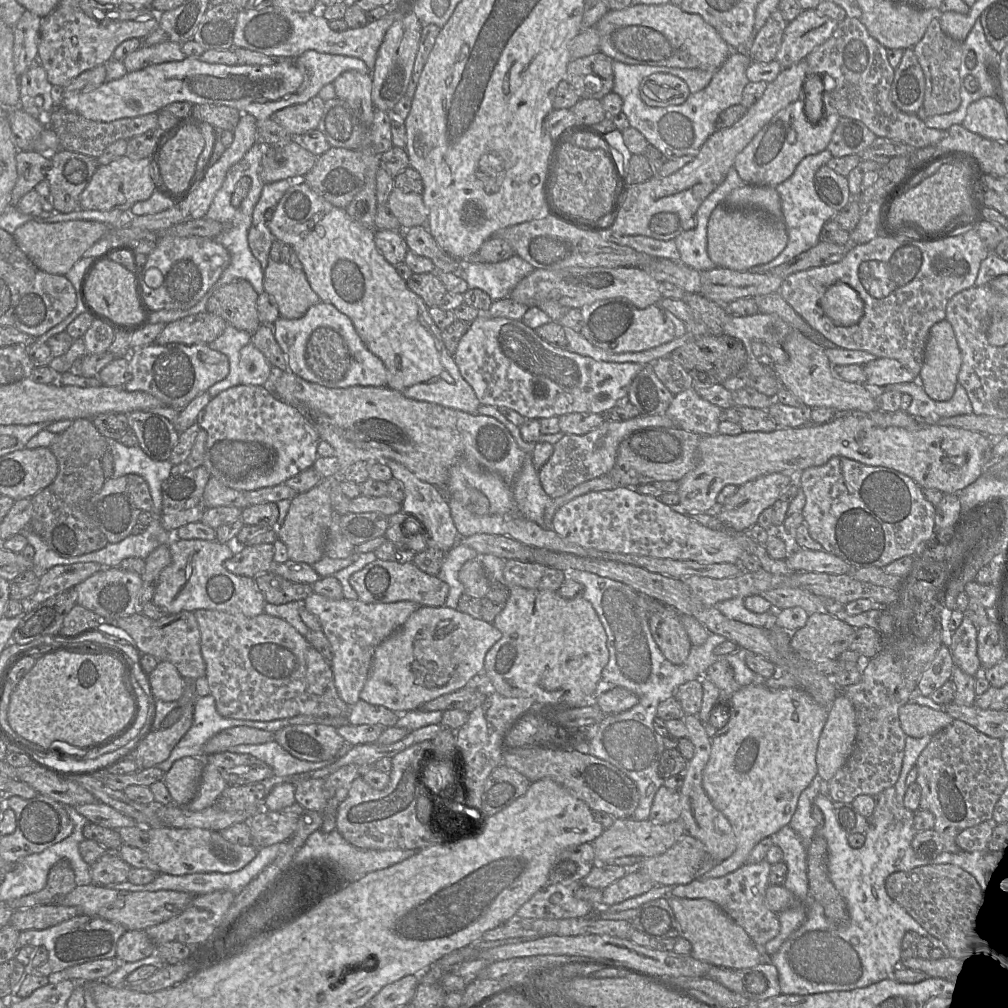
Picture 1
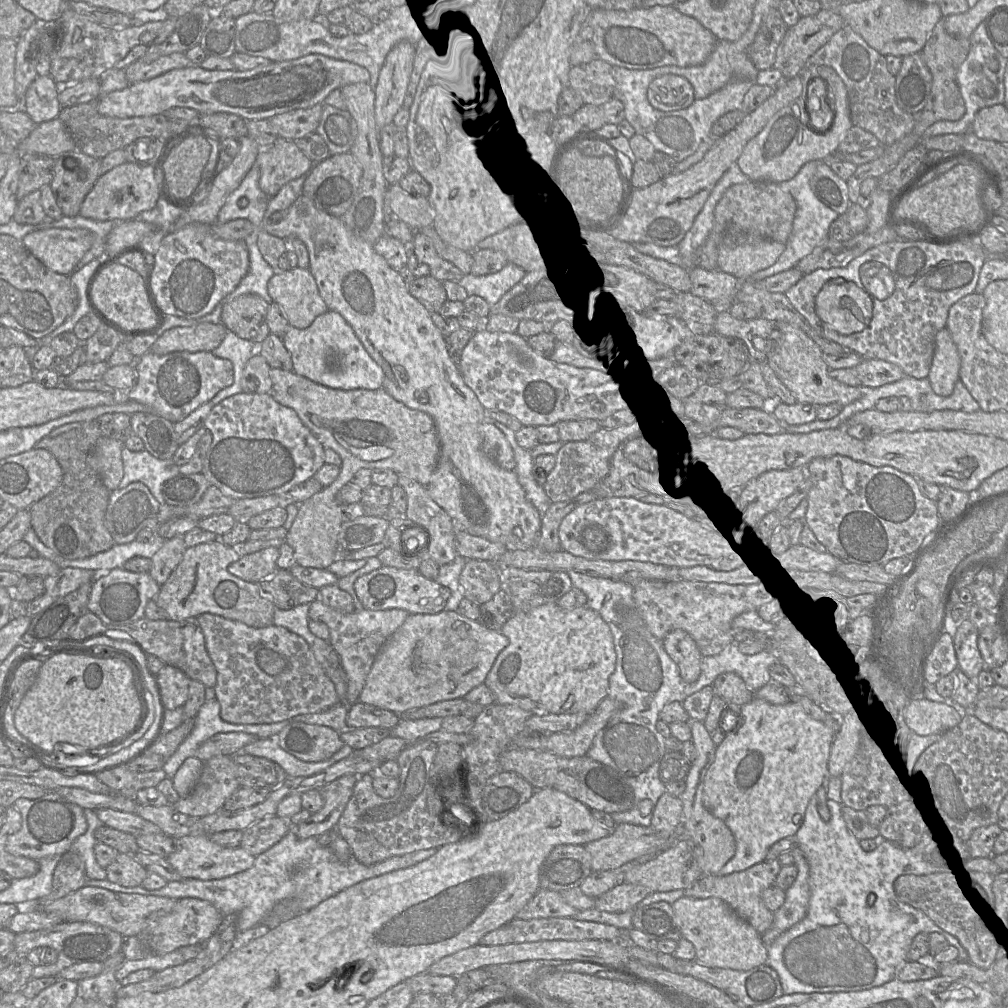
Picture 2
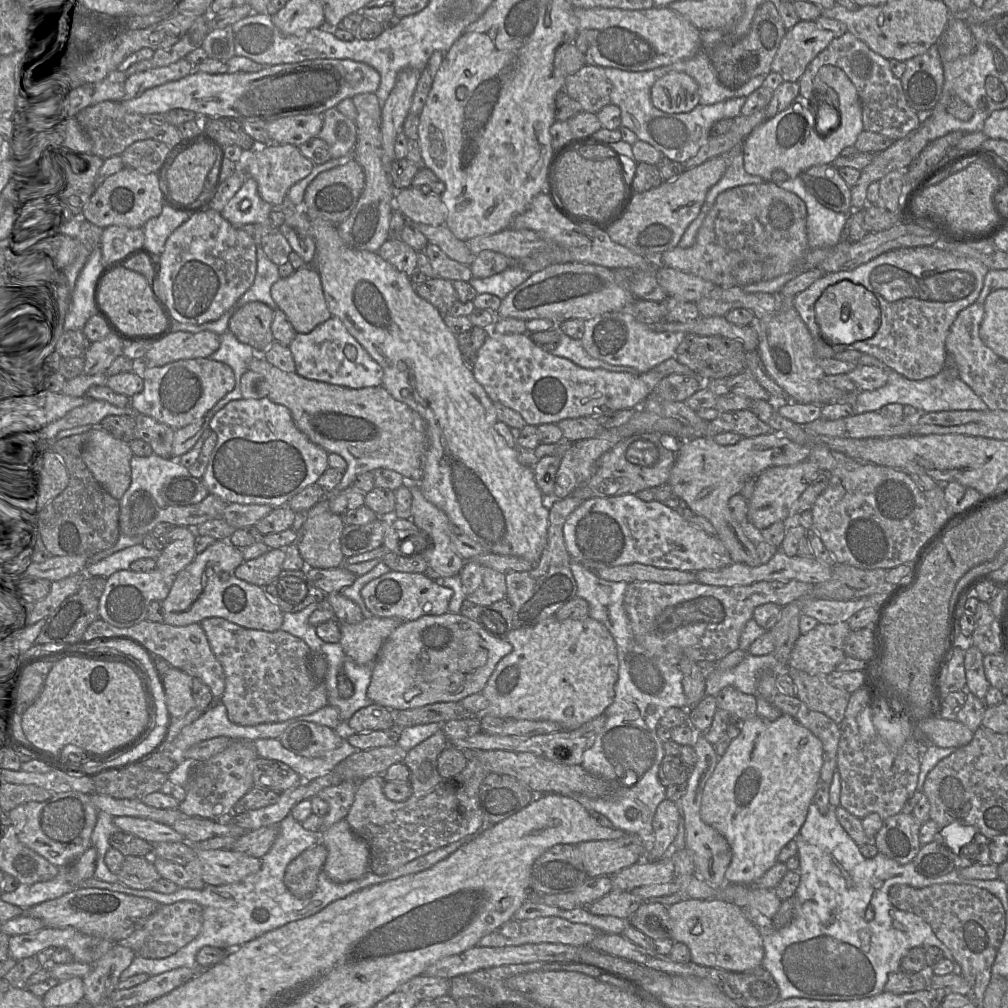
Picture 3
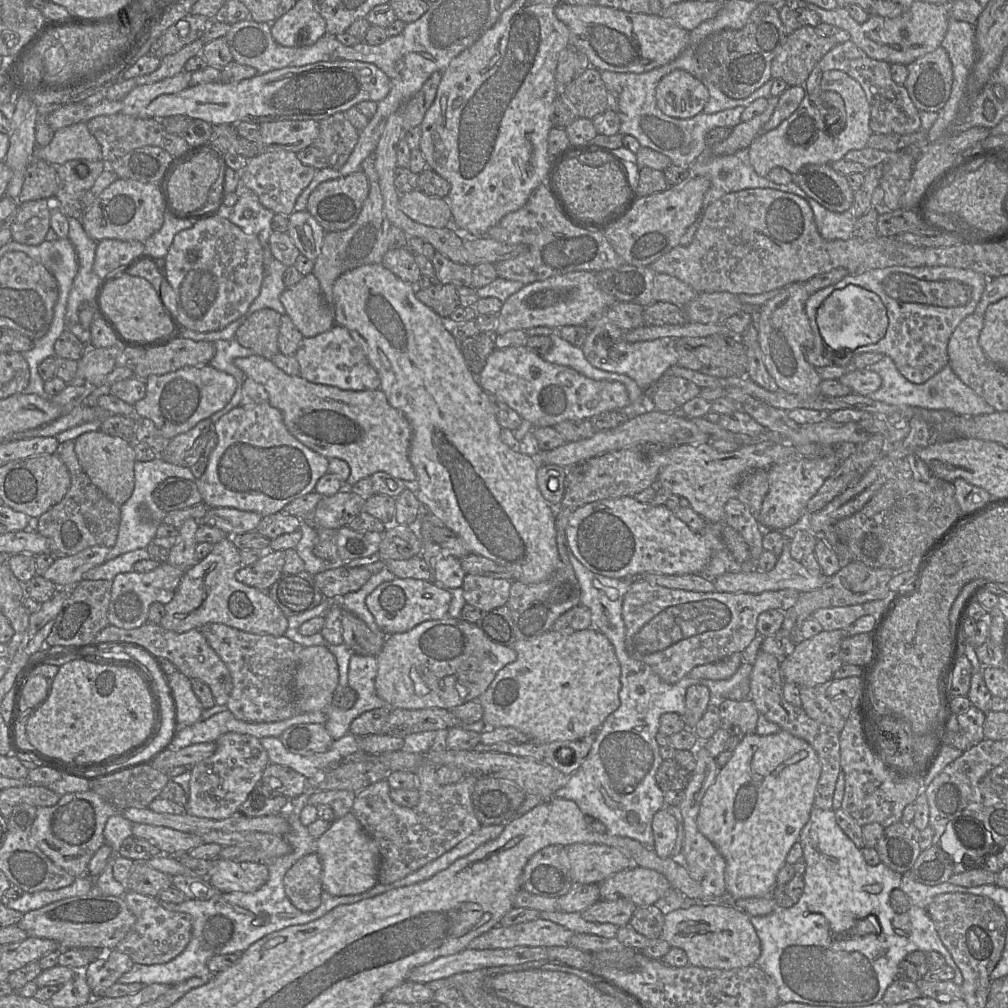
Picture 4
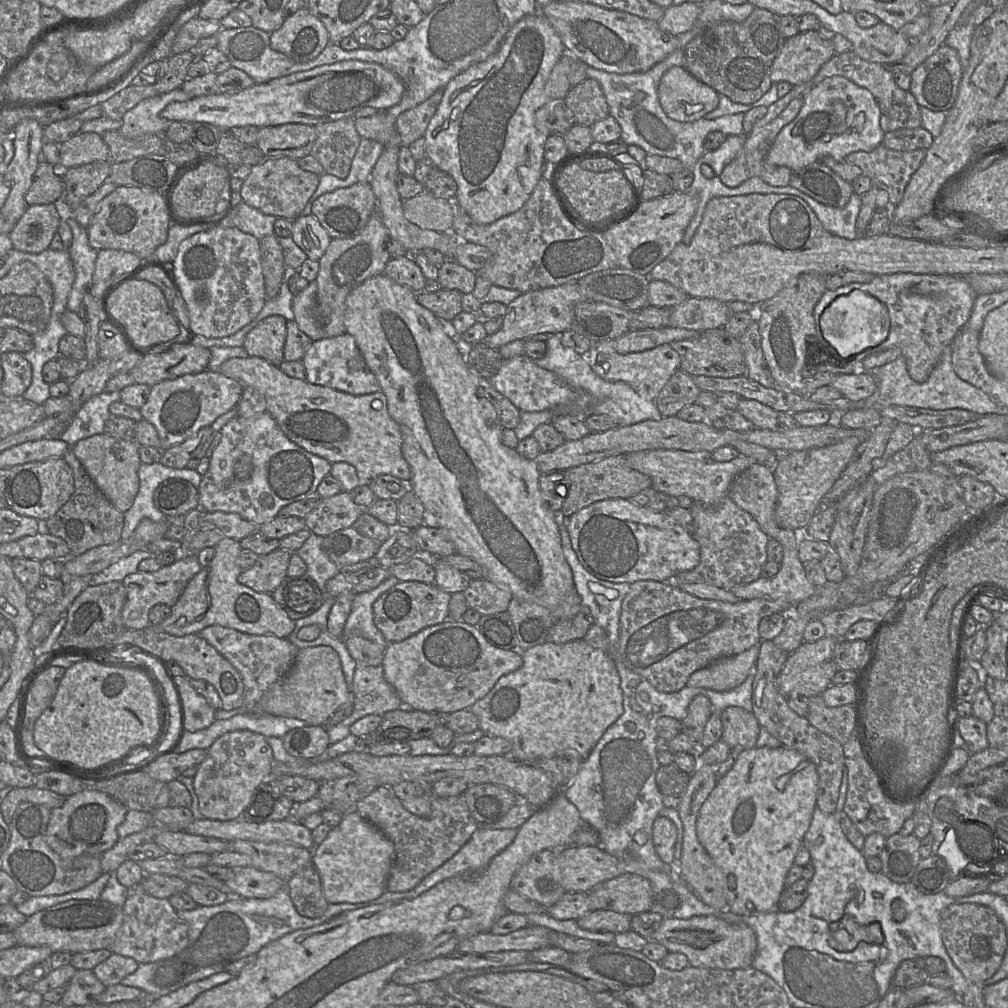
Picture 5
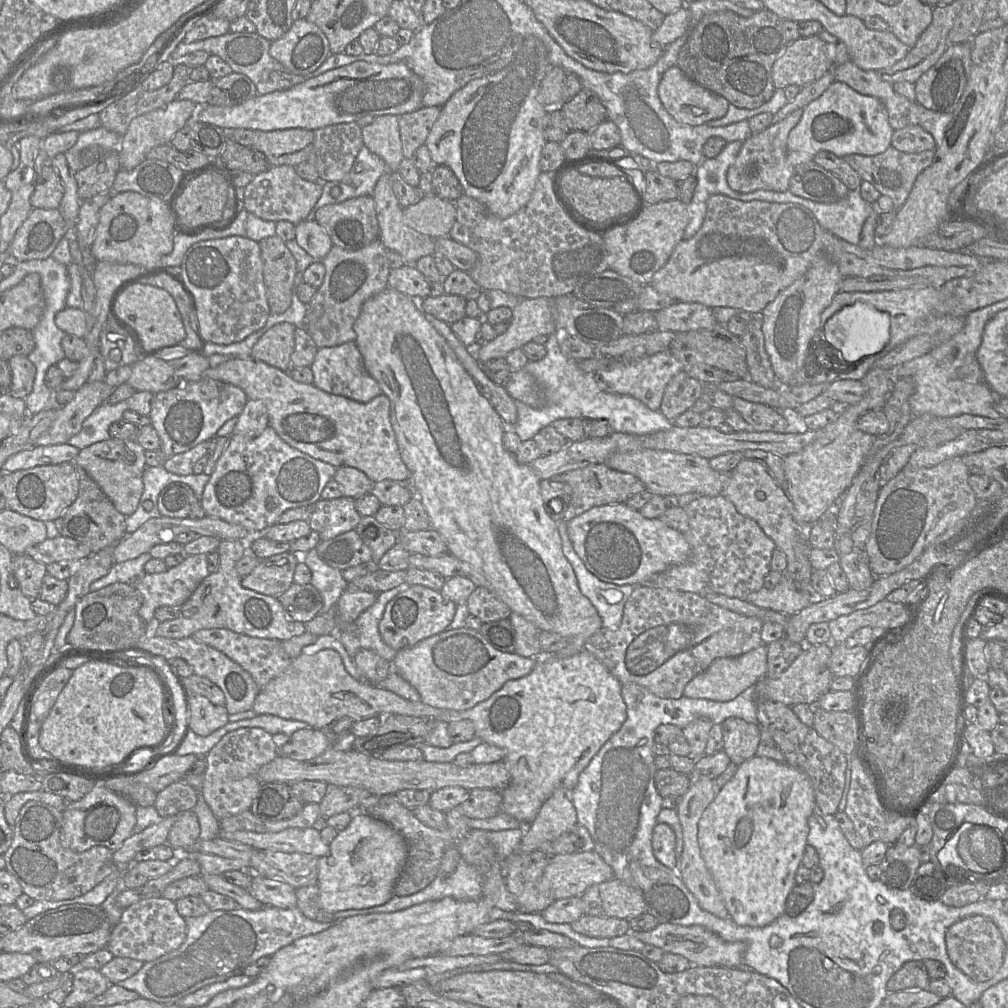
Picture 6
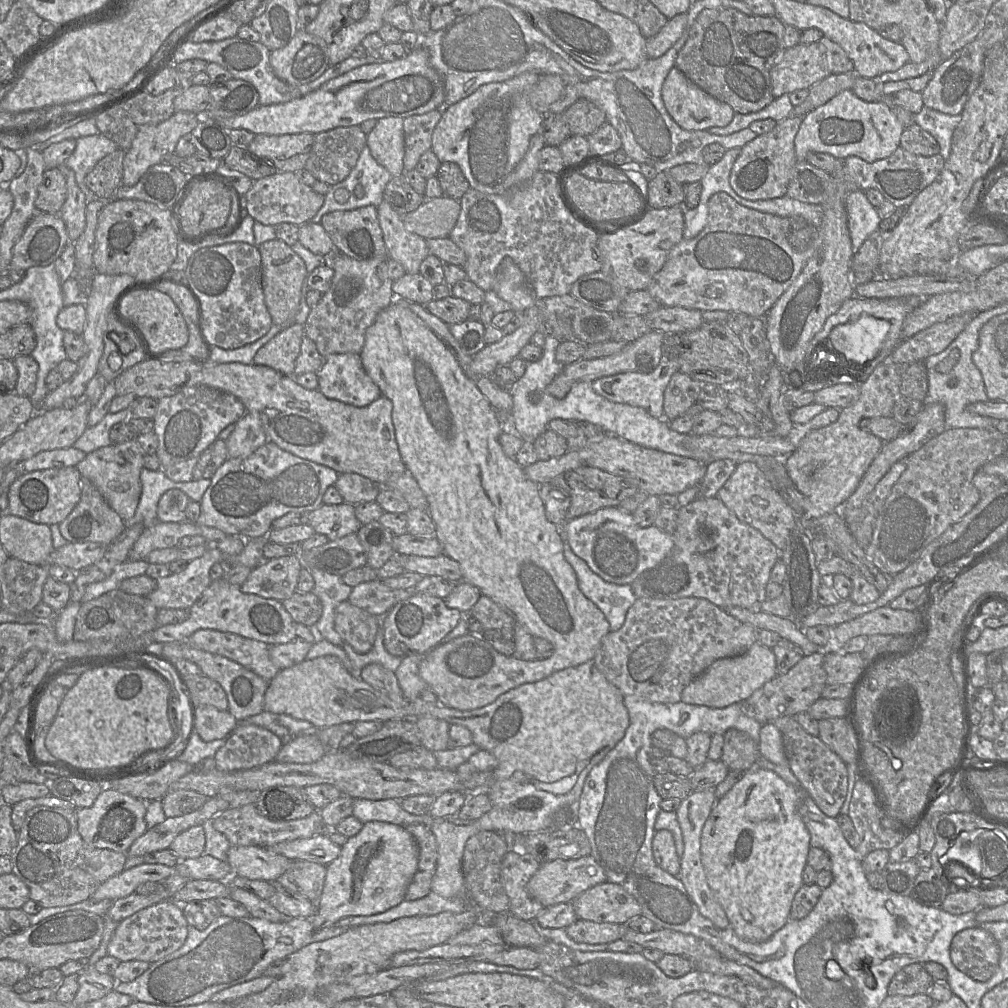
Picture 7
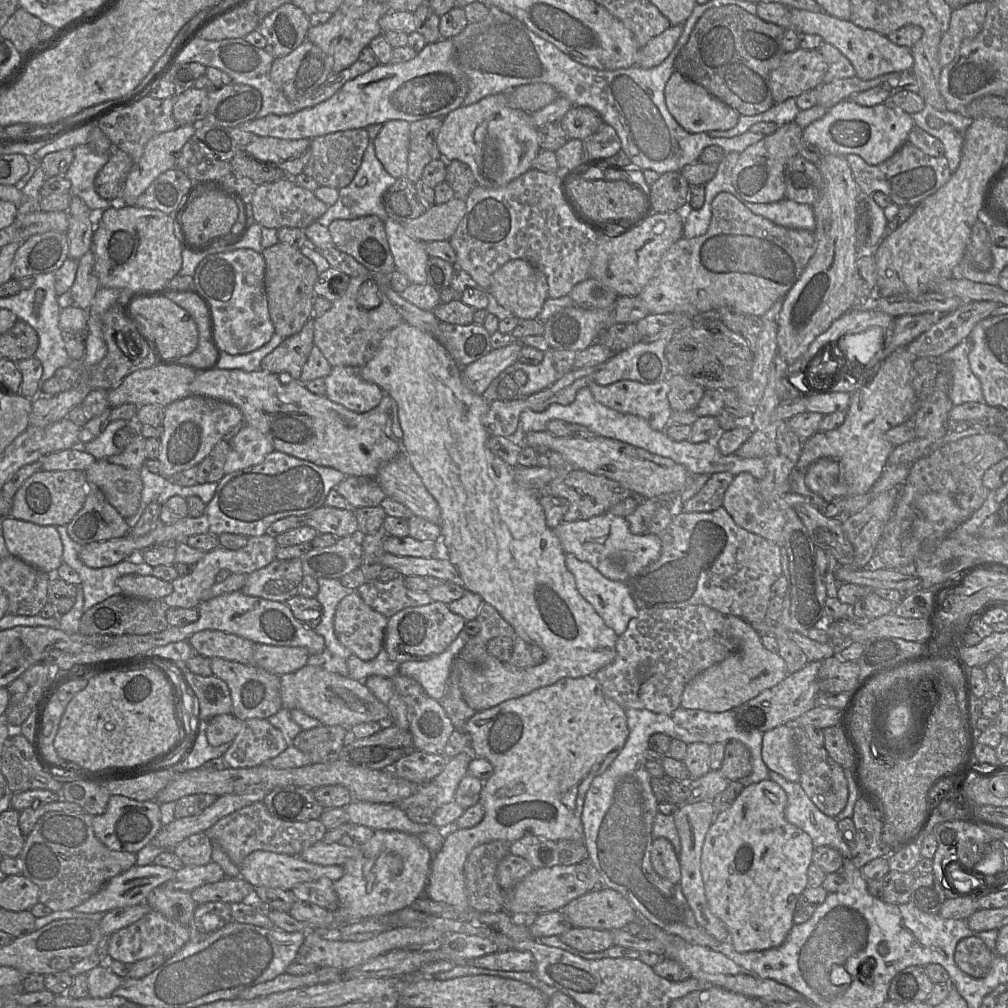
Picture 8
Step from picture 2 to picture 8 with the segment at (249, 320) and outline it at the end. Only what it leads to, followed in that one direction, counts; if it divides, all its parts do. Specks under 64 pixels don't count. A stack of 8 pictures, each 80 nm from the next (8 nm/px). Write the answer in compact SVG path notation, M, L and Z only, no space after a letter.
M311 318L297 334L285 338L261 361L261 369L279 375L289 374L299 380L311 349L314 346L314 324Z

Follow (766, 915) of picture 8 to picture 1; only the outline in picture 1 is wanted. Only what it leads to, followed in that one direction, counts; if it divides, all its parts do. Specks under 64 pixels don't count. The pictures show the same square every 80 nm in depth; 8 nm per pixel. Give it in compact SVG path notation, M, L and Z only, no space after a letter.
M763 682L752 683L742 686L730 697L730 718L728 723L721 729L717 730L711 737L711 754L710 758L702 772L702 786L713 806L719 810L730 822L733 832L736 836L736 851L726 860L717 863L713 868L707 871L697 880L706 880L726 876L736 871L743 865L747 864L748 857L757 843L765 838L770 837L782 827L789 825L793 814L796 811L800 794L805 790L817 775L816 754L821 732L825 726L828 716L828 709L817 703L810 694L799 687L770 689Z

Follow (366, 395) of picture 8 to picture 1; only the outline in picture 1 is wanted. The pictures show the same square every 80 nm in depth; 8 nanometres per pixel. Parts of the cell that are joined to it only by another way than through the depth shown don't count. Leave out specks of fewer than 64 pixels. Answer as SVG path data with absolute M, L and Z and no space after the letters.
M320 301L299 319L279 317L271 328L287 359L288 370L308 382L328 388L387 385L383 361L367 348L351 319L332 304Z

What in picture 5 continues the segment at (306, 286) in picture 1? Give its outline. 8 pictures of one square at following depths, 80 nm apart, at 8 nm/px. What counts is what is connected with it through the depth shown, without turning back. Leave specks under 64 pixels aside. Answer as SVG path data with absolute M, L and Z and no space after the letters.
M311 281L305 289L294 295L292 310L294 321L299 329L312 341L324 338L324 333L317 317L316 309L317 283Z

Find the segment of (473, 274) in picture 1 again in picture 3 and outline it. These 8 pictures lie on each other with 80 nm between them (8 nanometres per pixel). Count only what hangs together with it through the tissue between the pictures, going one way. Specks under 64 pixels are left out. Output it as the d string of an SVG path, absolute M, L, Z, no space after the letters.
M509 266L487 278L472 277L468 282L478 294L492 294L504 299L512 290L526 281L532 273L516 266Z

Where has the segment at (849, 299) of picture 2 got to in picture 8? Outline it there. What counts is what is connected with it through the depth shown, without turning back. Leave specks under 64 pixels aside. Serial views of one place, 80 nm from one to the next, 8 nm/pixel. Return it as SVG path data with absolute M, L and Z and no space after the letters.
M873 326L856 334L844 335L835 345L833 345L833 347L836 346L839 348L849 361L856 362L856 364L859 361L862 366L865 366L874 358L883 343L883 339L883 329L879 326Z

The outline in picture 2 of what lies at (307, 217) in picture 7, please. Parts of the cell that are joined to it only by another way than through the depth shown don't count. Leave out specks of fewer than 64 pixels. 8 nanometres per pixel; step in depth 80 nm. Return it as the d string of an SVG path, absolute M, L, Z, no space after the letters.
M278 139L269 148L260 148L256 157L260 170L259 187L268 198L292 180L308 174L314 162L305 156L295 141Z

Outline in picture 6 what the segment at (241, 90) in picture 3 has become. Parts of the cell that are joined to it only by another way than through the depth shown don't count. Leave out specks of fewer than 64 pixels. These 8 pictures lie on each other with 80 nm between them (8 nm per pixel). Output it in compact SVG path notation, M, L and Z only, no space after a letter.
M356 61L310 77L288 90L257 95L239 105L215 106L209 103L196 104L187 125L190 126L191 130L194 123L201 121L222 129L244 128L254 131L273 131L303 128L313 131L334 124L357 122L365 116L403 115L414 112L423 106L424 93L425 85L423 80L405 62L382 65Z

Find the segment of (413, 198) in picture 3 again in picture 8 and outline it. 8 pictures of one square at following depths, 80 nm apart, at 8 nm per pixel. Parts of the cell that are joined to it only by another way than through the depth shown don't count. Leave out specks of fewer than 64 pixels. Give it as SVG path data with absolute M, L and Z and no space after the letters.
M454 197L443 204L434 204L419 217L404 225L406 233L424 243L449 241L466 213L465 200Z

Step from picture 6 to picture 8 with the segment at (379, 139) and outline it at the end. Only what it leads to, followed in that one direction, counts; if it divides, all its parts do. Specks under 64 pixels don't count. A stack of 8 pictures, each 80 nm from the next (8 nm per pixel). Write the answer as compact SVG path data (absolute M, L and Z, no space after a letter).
M390 120L382 124L381 131L373 140L376 156L385 170L394 178L407 176L410 147L410 123L405 120Z

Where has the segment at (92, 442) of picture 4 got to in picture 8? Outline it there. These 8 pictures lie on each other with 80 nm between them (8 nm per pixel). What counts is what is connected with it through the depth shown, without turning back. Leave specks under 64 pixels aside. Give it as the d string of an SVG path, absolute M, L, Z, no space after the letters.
M140 435L138 439L124 448L121 453L105 459L96 459L84 474L88 484L97 486L105 495L107 501L127 519L136 514L139 509L143 482L141 479L141 468L147 460L146 438Z

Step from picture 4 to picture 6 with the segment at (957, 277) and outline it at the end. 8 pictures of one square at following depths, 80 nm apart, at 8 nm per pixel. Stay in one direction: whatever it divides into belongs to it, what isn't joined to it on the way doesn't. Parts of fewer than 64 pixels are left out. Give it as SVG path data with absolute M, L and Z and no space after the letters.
M925 286L925 287L912 287L902 290L893 291L877 291L877 292L843 292L837 293L832 303L822 312L820 334L817 336L815 333L812 339L811 350L817 348L819 340L832 349L832 346L825 340L824 325L827 320L836 312L845 306L852 305L856 302L863 302L872 306L873 308L885 312L890 316L890 338L888 343L880 351L880 356L874 359L870 365L870 370L874 368L875 363L884 357L891 350L904 343L906 340L921 334L927 334L934 340L934 347L937 347L957 334L965 324L965 317L957 317L943 313L943 294L940 292L940 287Z

